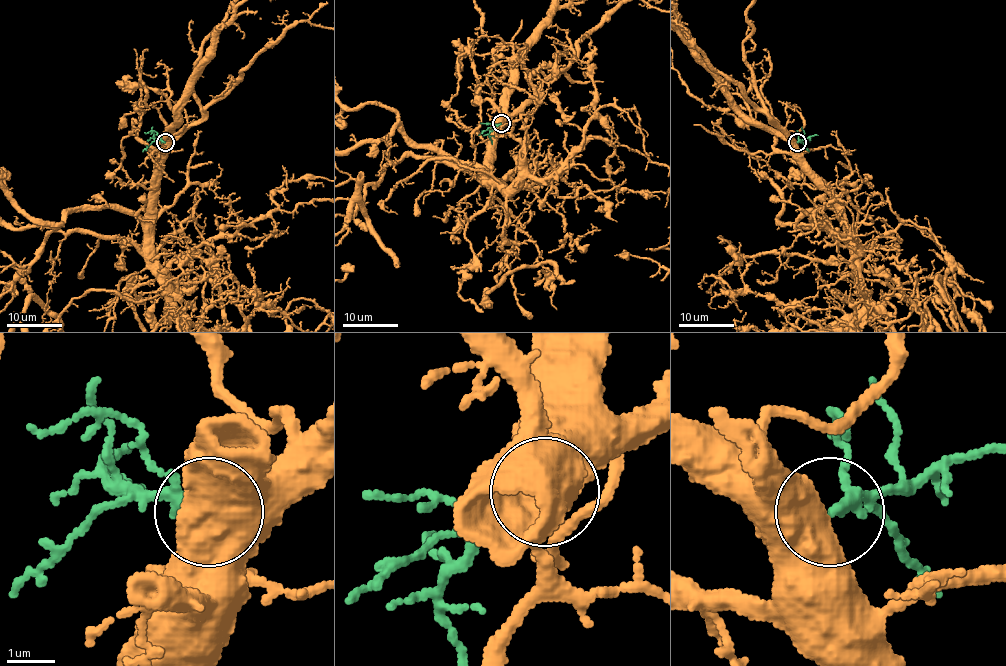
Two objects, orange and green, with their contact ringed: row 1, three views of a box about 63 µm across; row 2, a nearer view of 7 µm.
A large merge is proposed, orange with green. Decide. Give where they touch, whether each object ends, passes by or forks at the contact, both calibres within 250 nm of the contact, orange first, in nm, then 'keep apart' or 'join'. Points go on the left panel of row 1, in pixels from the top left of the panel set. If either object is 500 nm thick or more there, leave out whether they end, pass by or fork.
place (165, 142); calibres 700 and 200 nm; join

